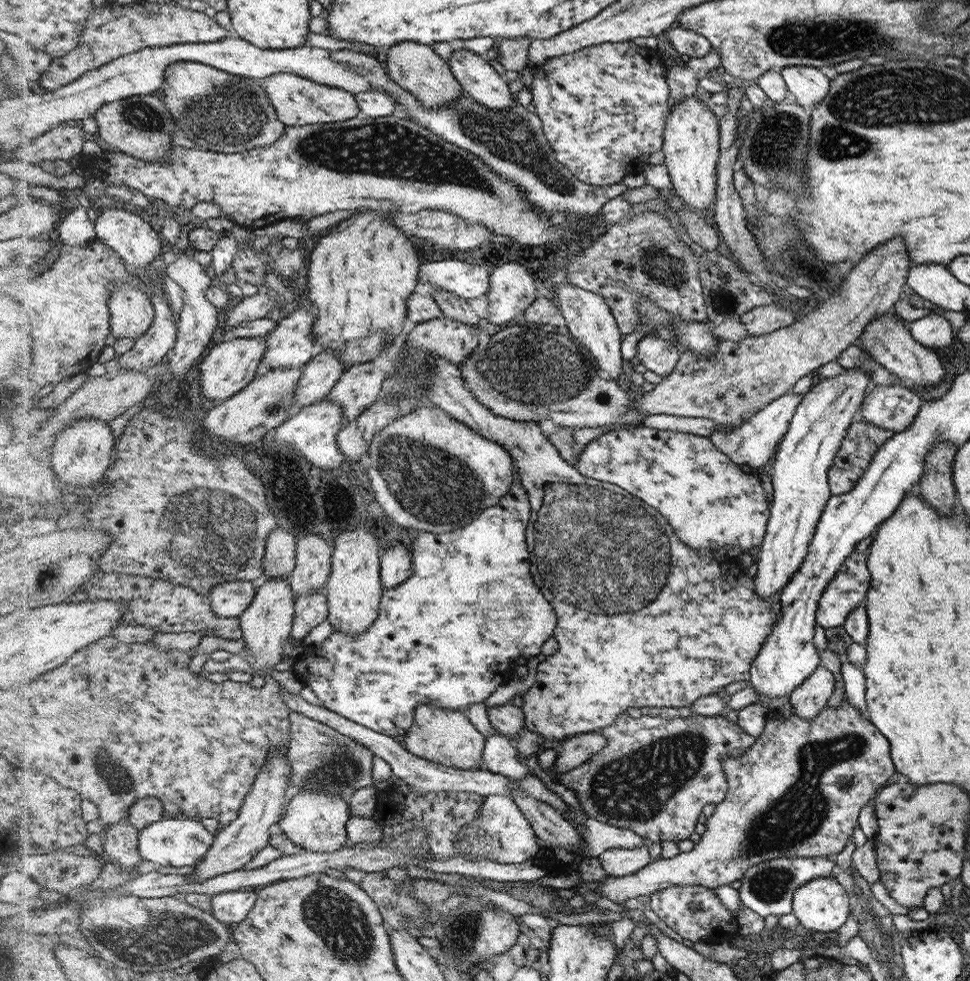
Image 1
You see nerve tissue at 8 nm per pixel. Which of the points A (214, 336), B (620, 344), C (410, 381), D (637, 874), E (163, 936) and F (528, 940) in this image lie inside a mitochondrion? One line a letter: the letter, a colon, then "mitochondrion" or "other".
A: other
B: other
C: mitochondrion
D: other
E: mitochondrion
F: other

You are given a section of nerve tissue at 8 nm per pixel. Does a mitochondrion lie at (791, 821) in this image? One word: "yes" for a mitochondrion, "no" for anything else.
yes

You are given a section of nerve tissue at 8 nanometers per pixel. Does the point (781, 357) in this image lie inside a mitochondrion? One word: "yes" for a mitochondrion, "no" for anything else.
no

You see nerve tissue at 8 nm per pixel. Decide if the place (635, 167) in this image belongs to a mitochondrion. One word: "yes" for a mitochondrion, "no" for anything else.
no

